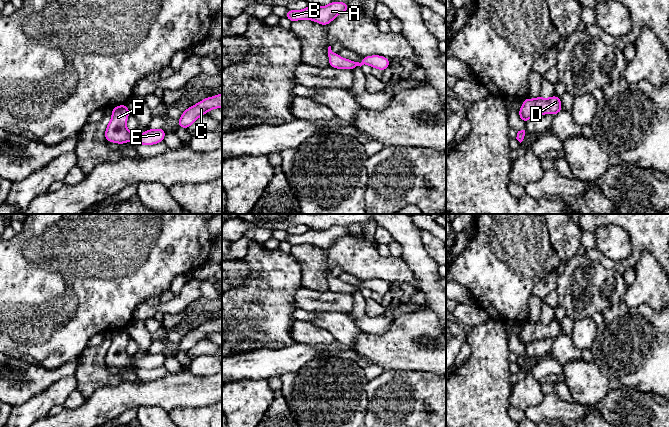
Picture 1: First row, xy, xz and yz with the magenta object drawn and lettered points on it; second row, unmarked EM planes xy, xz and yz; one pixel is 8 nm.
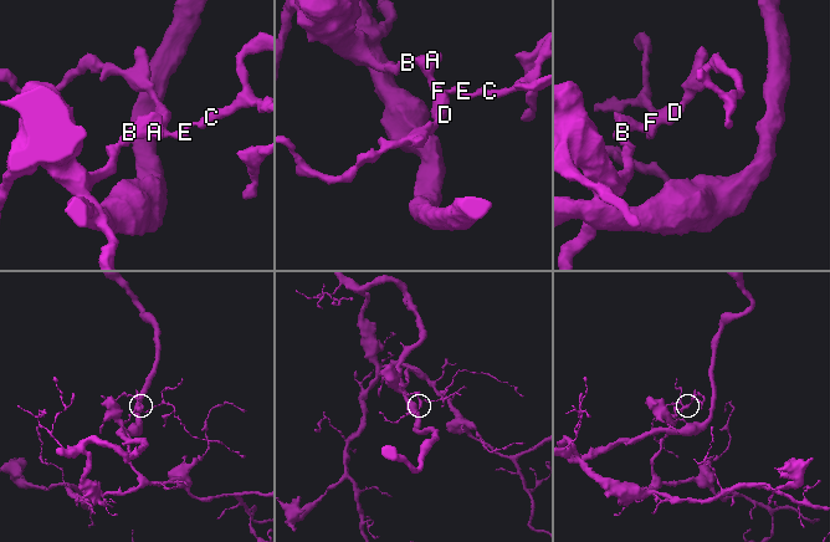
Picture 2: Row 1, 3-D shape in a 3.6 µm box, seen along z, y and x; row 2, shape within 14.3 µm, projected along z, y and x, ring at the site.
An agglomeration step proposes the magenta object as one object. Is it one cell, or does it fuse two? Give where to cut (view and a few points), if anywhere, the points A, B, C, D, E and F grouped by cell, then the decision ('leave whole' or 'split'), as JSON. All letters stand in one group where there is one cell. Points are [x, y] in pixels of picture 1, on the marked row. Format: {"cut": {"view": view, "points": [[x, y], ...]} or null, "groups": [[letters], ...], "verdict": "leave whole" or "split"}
{"cut": null, "groups": [["A", "B", "C", "D", "E", "F"]], "verdict": "leave whole"}

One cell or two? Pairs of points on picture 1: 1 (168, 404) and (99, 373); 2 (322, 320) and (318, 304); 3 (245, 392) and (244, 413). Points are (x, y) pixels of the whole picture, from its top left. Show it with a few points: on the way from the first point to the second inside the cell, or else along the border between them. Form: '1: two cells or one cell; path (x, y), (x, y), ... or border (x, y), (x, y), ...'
1: two cells; border (123, 380), (97, 388)
2: two cells; border (317, 311), (344, 312)
3: one cell; path (245, 397), (244, 408)

